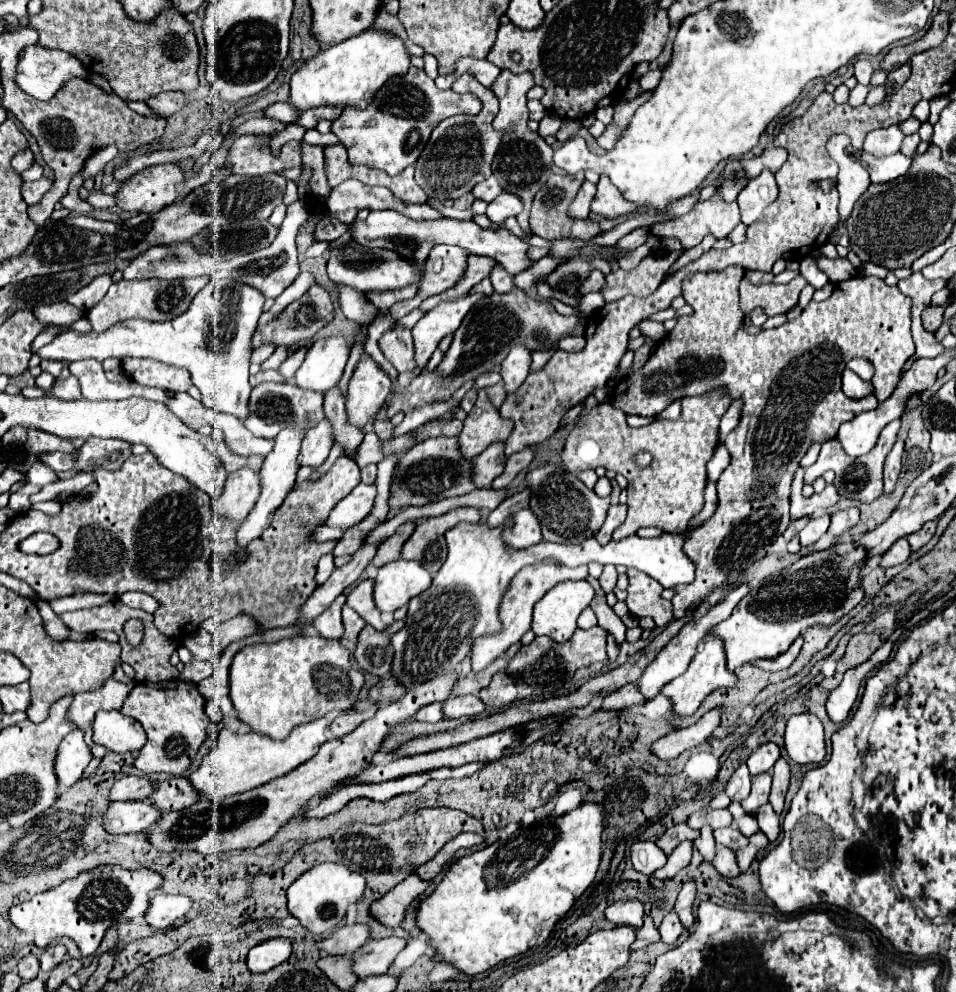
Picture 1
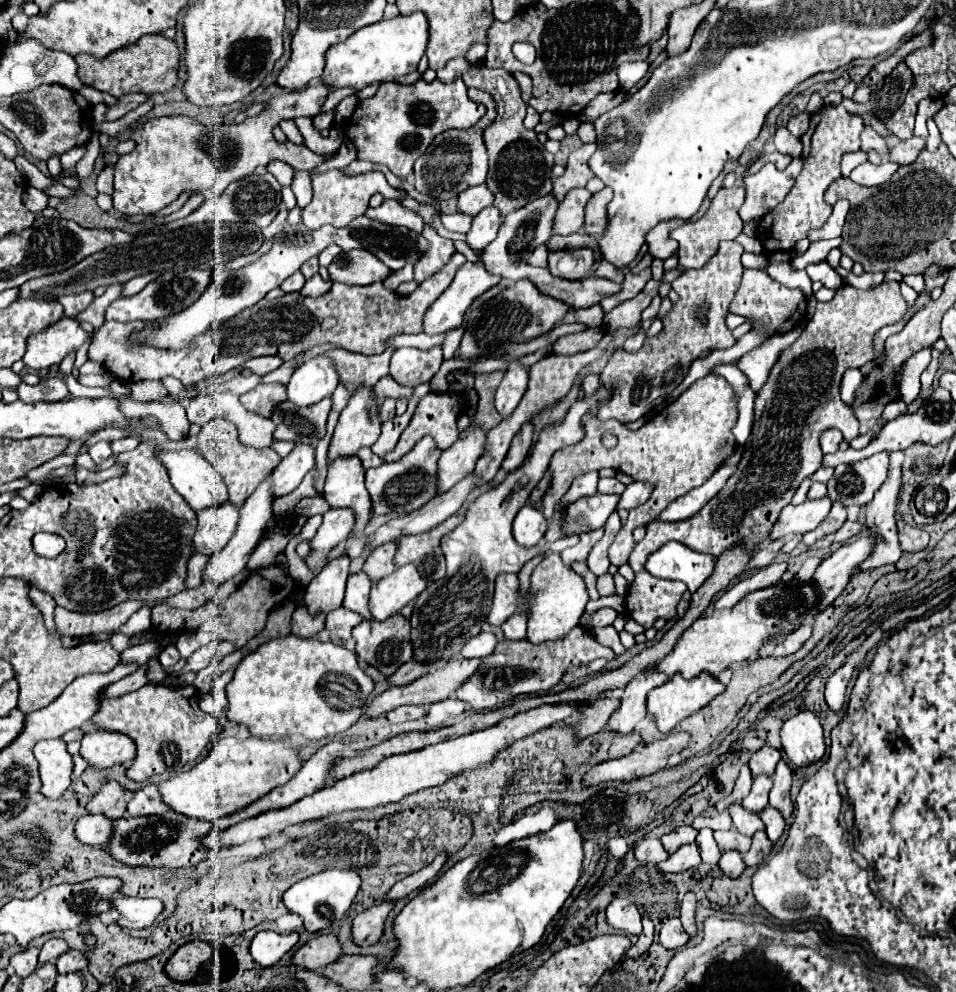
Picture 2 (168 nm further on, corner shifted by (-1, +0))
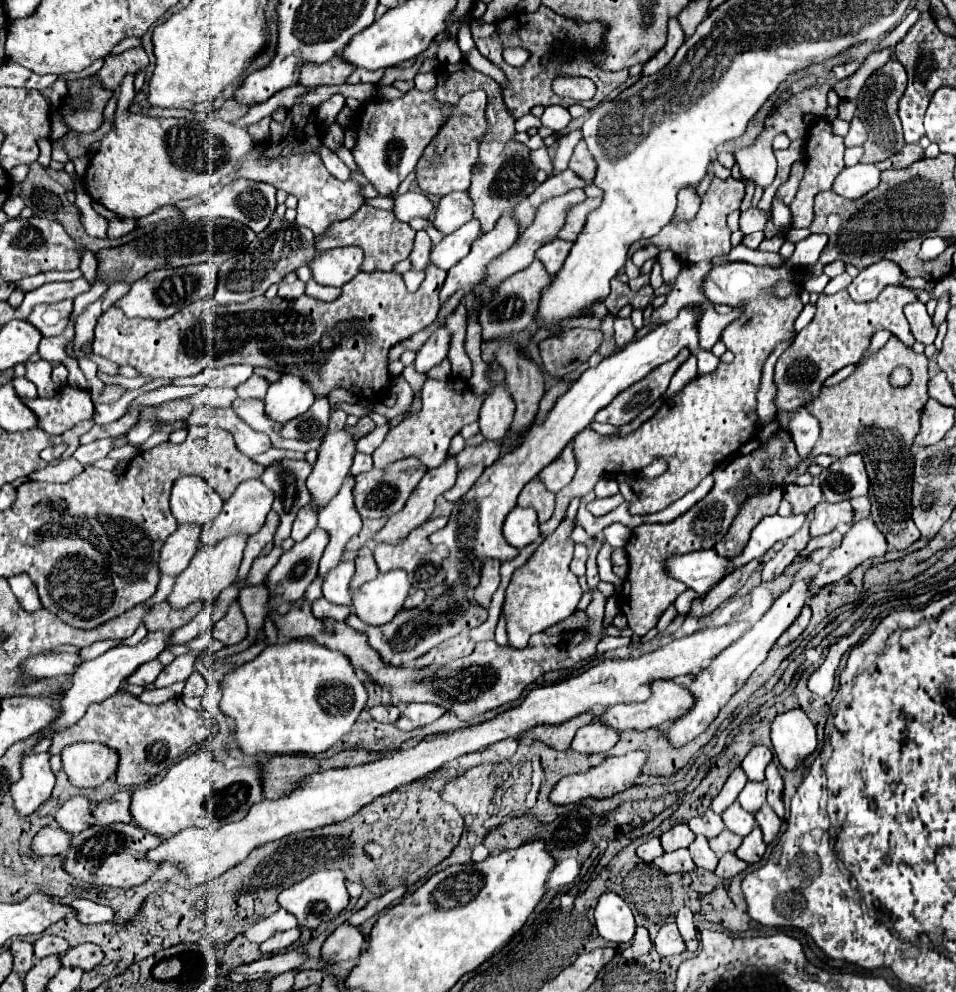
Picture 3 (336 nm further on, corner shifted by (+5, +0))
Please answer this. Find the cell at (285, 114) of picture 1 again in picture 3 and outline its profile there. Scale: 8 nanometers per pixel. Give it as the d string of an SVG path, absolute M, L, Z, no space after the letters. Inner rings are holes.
M321 142L319 146L321 146L319 156L321 156L325 168L327 168L333 176L337 176L337 178L349 178L349 176L351 176L351 170L339 160L339 156L337 156L333 150L329 150L329 148L325 146L325 142Z

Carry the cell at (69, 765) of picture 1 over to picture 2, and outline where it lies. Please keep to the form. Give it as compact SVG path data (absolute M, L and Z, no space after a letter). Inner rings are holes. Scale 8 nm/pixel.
M61 738L55 740L43 740L35 744L33 754L39 762L39 778L41 788L39 792L45 798L57 800L71 784L71 754L65 750L65 742Z

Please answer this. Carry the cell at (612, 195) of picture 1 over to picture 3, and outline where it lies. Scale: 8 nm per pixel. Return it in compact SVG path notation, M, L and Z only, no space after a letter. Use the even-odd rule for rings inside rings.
M587 198L585 202L573 206L573 208L569 210L567 222L565 222L565 226L563 226L563 230L559 232L557 238L575 242L577 236L579 236L579 232L581 232L581 228L583 228L585 222L587 222L587 214L589 214L591 210L595 210L599 204L601 204L601 198Z

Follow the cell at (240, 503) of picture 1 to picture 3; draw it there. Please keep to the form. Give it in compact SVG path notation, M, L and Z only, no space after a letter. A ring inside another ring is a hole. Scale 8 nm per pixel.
M181 524L163 544L161 548L161 560L159 560L159 568L161 574L171 574L171 576L179 576L187 564L191 564L195 552L199 550L199 532L203 530L201 524L189 526L189 524Z

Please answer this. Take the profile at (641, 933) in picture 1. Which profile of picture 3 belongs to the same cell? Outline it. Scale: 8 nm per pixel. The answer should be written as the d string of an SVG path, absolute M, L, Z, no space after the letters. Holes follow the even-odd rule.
M637 926L635 938L631 940L629 948L625 948L625 950L621 952L621 956L623 956L625 960L633 960L633 958L637 958L637 956L641 956L641 954L645 954L645 952L649 952L649 950L651 950L651 940L649 940L647 928L645 928L645 926Z

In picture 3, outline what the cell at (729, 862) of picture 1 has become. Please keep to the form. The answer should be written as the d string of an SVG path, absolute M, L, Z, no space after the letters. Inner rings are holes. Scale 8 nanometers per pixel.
M723 854L723 856L719 858L719 864L717 864L717 868L715 868L715 874L717 874L719 878L733 878L733 876L741 874L747 866L749 866L749 864L743 862L743 860L739 860L735 854Z

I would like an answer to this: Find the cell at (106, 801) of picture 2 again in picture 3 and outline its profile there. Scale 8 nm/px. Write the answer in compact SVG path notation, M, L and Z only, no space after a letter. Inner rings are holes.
M75 796L71 800L67 800L57 812L55 812L55 820L57 824L67 830L67 832L83 832L89 826L93 826L93 816L91 816L91 808L95 808L95 802L85 798L85 796Z

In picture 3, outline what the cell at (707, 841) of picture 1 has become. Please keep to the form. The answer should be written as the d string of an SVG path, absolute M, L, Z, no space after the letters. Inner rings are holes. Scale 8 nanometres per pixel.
M697 836L693 840L693 844L689 846L689 852L691 852L691 858L697 866L701 866L705 870L713 870L717 866L719 856L709 848L709 842L705 836Z

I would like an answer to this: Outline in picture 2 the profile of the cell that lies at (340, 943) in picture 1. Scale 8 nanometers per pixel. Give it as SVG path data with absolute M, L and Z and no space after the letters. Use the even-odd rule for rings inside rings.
M323 934L317 938L311 938L305 946L301 946L293 956L291 964L295 968L307 968L307 970L321 970L325 964L331 964L341 956L341 946L337 942L335 934Z

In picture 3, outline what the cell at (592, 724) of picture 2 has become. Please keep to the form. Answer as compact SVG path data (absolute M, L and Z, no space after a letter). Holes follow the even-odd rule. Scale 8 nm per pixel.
M587 712L587 714L581 714L581 716L575 716L563 724L555 724L555 726L537 726L533 728L531 732L523 734L523 736L529 736L533 740L541 740L545 744L549 744L551 748L555 750L569 750L571 748L571 740L575 736L575 732L589 724L593 720L595 712Z

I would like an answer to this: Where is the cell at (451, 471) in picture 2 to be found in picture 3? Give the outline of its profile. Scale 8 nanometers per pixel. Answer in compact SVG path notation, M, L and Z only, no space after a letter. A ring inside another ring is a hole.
M455 456L443 460L441 466L425 472L423 480L409 496L403 510L395 512L383 530L375 536L375 542L397 542L405 538L413 528L427 522L435 510L435 500L447 492L457 480L459 466L455 464Z

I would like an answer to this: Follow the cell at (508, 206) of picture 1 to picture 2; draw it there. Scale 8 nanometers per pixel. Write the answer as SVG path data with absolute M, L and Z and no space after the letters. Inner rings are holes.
M493 206L485 208L481 214L477 214L473 218L473 224L471 224L471 230L467 232L465 244L471 250L481 252L497 236L499 226L501 226L501 214L497 212L497 208L493 208Z

